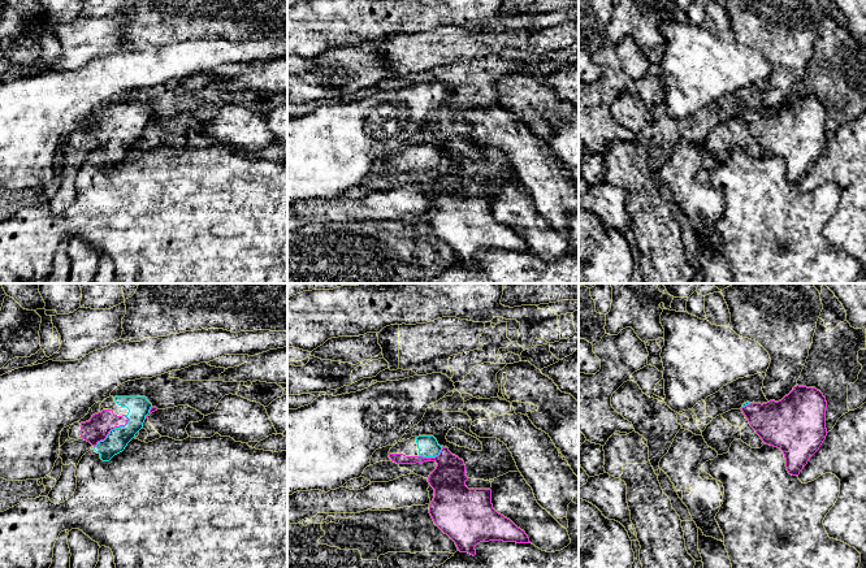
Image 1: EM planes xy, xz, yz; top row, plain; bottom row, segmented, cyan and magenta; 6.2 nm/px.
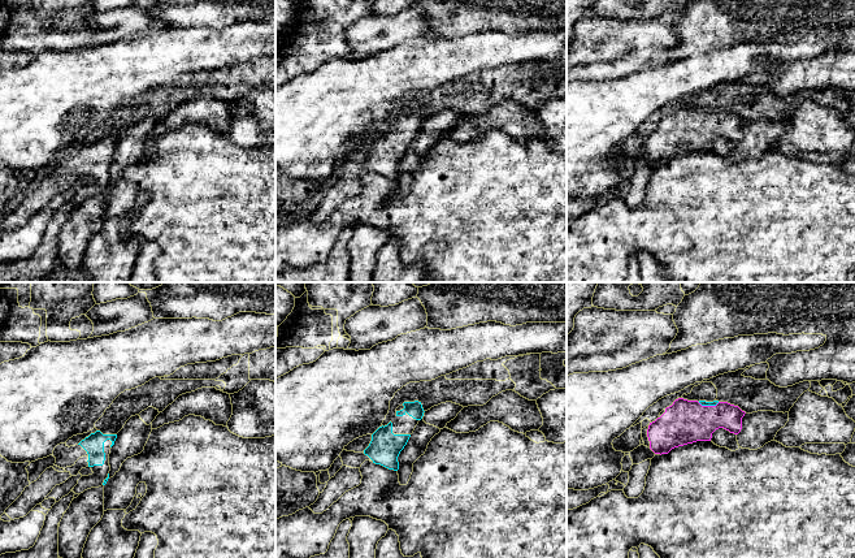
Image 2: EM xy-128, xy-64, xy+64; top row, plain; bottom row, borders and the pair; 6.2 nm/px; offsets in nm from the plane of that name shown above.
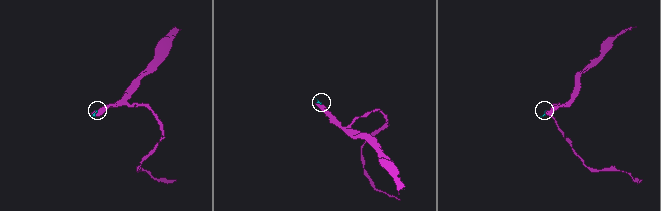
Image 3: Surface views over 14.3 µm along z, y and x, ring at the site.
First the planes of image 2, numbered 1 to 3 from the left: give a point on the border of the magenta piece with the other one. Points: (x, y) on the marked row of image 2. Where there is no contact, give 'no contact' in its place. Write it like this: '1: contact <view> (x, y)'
1: no contact
2: no contact
3: contact xy+64 (708, 405)

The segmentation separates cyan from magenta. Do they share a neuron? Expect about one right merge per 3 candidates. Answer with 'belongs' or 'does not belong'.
belongs

